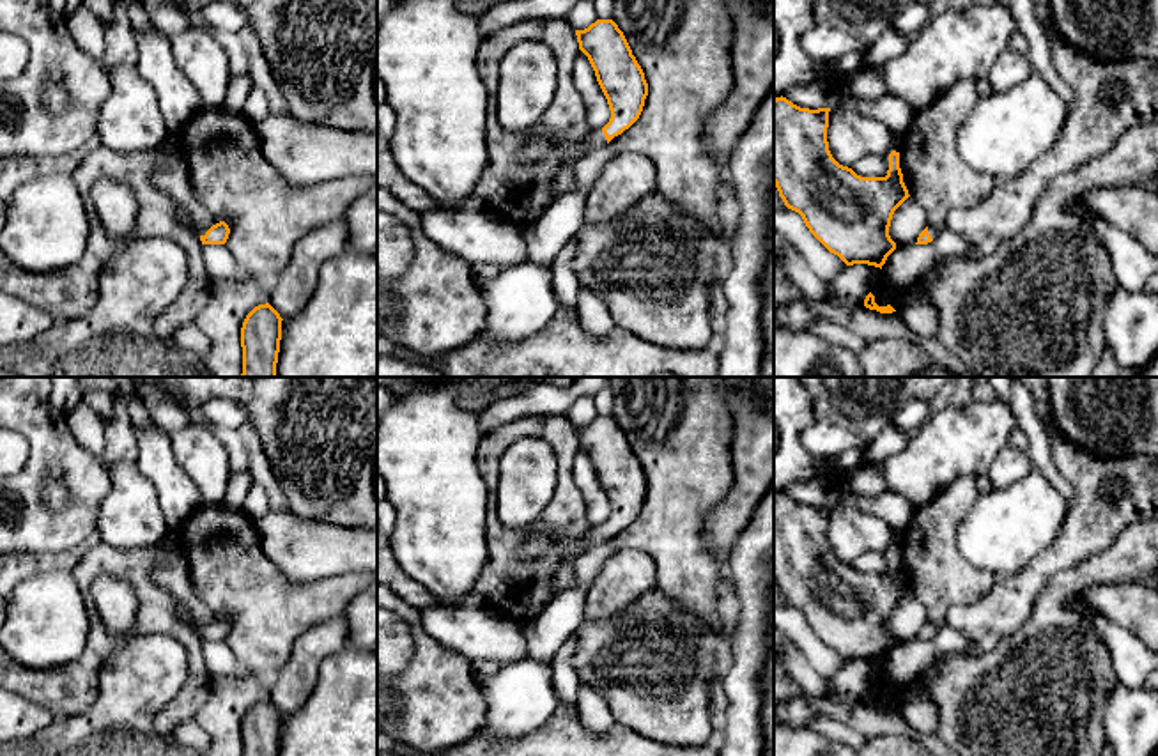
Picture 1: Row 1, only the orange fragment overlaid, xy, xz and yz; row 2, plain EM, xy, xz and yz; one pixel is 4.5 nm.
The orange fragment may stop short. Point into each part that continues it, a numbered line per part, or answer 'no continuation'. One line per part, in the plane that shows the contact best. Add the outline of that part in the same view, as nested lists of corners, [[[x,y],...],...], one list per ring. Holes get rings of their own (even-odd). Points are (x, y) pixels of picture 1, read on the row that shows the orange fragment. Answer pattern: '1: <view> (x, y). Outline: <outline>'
1: xz (565, 179). Outline: [[[591,129],[583,142],[570,145],[565,150],[561,168],[554,179],[554,198],[560,195],[565,195],[567,191],[570,191],[574,188],[577,188],[577,177],[575,177],[577,161],[584,154],[588,154],[595,149],[600,149],[606,143],[607,143],[607,140],[602,133],[602,129]]]

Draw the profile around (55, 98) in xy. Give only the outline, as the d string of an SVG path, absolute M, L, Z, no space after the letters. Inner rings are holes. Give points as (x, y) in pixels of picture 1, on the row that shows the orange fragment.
M53 80L44 85L41 99L50 115L66 113L73 104L71 92Z

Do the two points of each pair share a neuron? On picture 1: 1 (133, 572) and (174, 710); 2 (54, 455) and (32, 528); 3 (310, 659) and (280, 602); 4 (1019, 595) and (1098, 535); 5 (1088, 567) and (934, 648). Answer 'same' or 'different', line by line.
1: same
2: same
3: different
4: same
5: different

